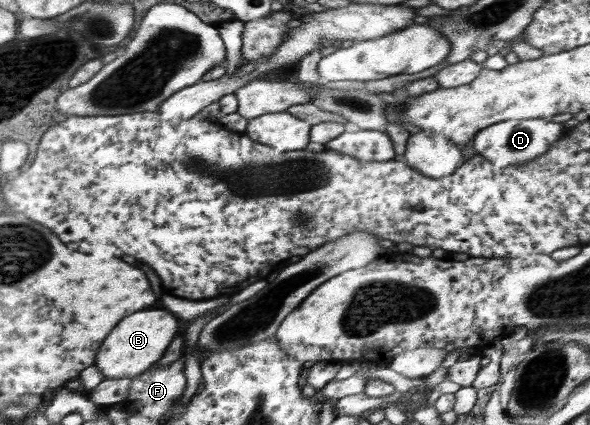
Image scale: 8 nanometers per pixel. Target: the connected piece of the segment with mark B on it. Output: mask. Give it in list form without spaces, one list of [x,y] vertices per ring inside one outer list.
[[[151,309],[151,311],[137,311],[129,317],[125,317],[103,341],[101,348],[97,350],[94,365],[107,379],[122,377],[133,378],[147,371],[156,361],[163,357],[167,351],[167,345],[177,335],[177,319],[165,311],[165,309]]]

